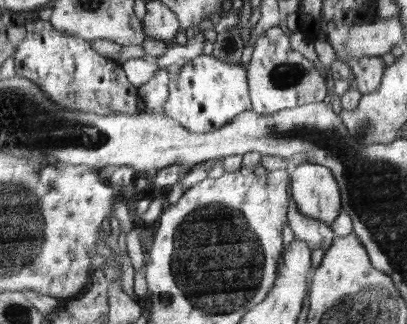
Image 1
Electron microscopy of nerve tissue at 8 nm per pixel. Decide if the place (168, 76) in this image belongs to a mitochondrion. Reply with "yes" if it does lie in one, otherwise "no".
no

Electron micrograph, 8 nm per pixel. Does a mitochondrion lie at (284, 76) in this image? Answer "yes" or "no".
yes

